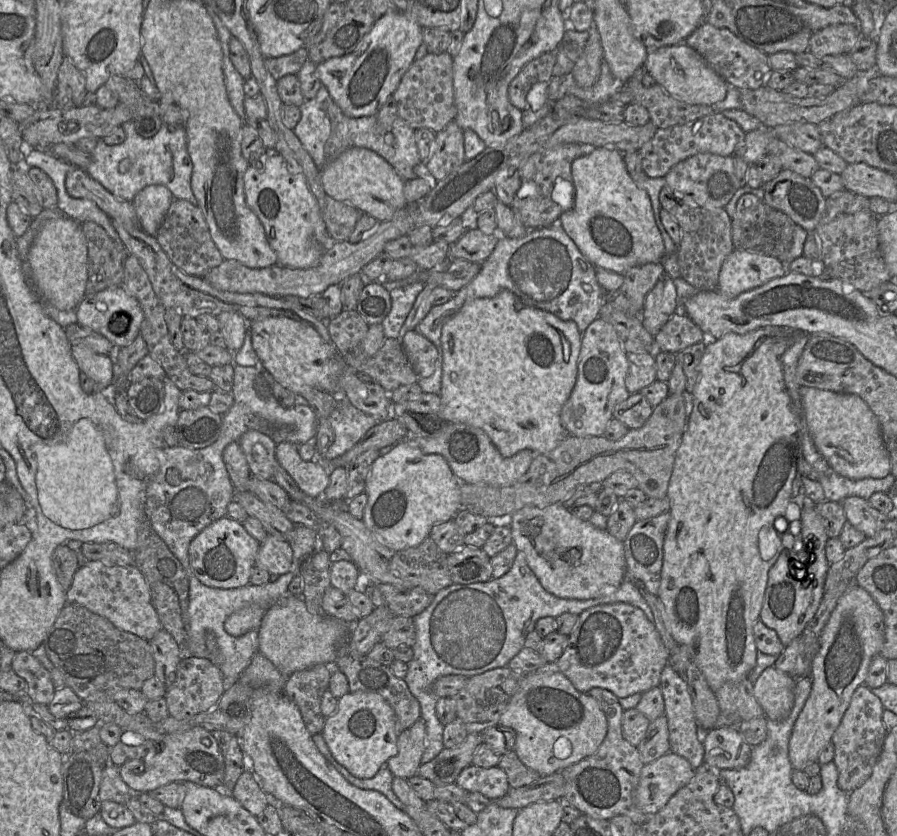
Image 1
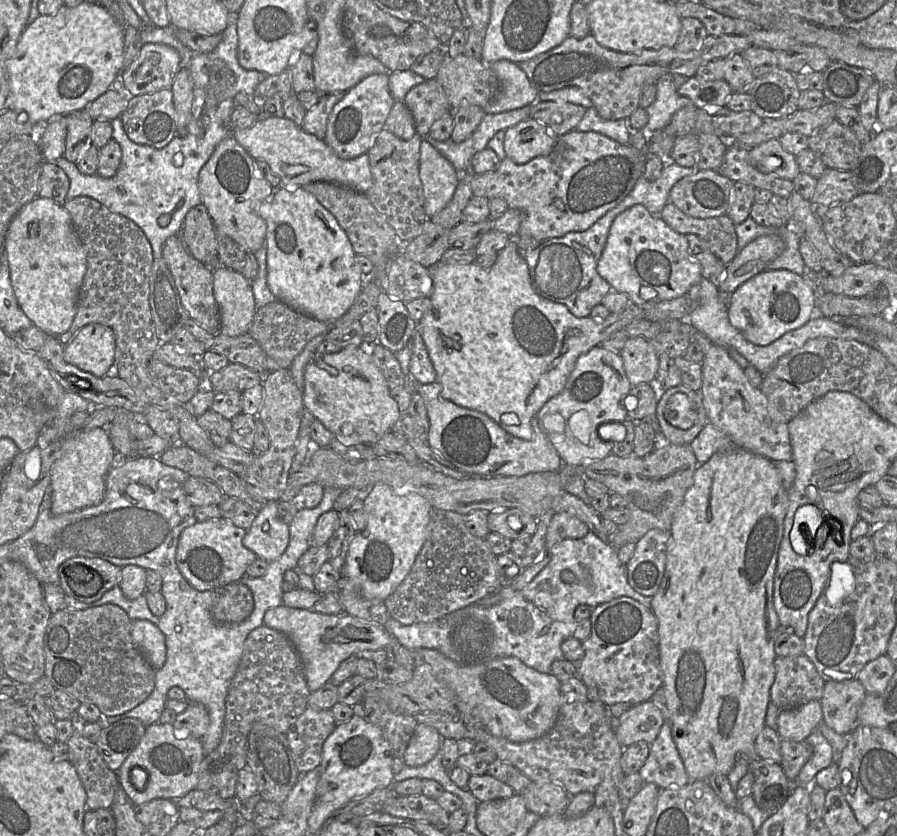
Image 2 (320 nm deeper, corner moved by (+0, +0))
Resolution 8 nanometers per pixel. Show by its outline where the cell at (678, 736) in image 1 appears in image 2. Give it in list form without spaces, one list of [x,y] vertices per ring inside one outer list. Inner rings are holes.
[[[668,720],[650,744],[649,756],[639,773],[644,783],[654,783],[660,789],[681,788],[690,782]]]

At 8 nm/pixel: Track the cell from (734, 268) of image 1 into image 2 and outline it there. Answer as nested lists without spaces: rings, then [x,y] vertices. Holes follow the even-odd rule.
[[[764,270],[741,284],[727,300],[733,327],[751,343],[766,346],[785,333],[803,326],[812,317],[824,317],[815,305],[814,287],[790,270]]]

